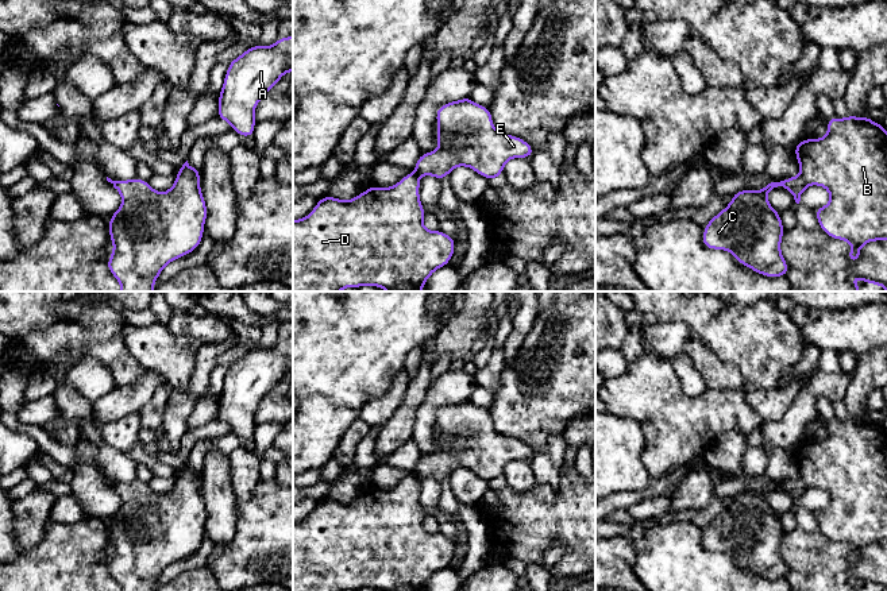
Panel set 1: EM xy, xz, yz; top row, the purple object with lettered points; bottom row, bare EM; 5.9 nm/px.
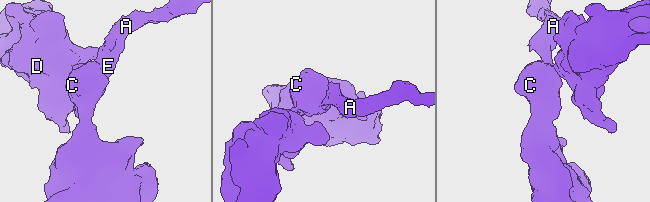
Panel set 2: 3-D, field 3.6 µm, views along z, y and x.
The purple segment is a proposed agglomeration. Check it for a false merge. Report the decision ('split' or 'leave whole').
split

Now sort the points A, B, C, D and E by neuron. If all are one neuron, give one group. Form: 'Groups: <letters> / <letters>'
Groups: A C E / B D

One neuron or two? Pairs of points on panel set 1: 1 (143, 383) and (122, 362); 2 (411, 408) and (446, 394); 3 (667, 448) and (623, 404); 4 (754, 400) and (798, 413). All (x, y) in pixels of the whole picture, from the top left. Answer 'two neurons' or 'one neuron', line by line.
1: two neurons
2: two neurons
3: one neuron
4: two neurons

